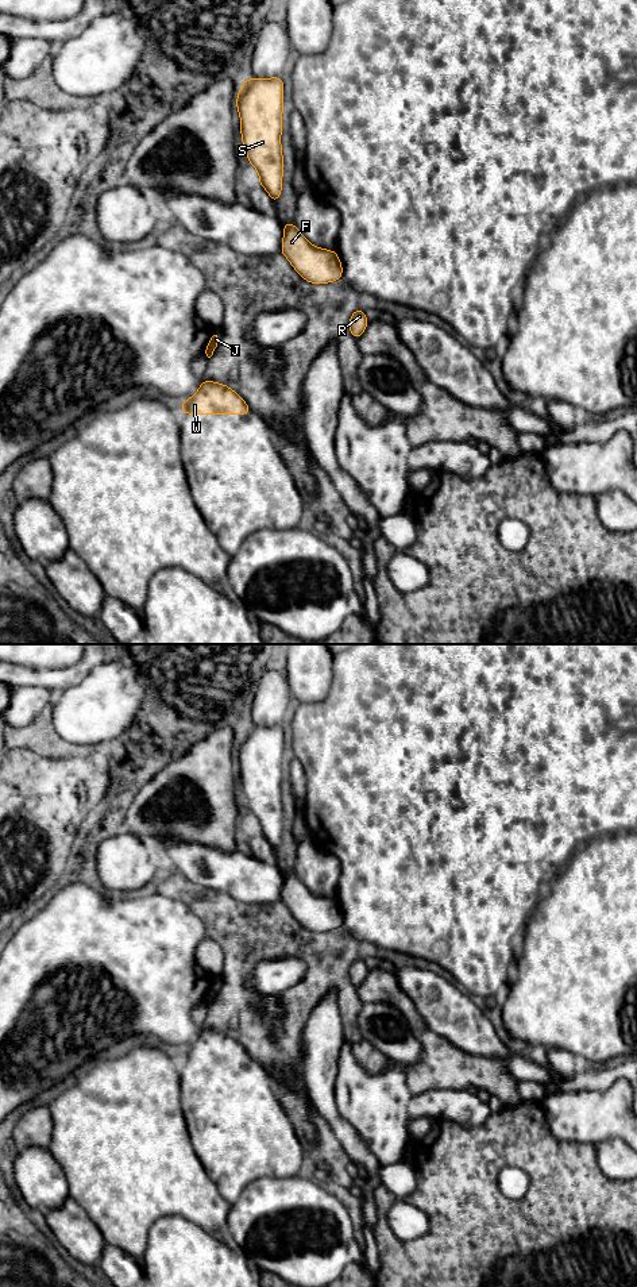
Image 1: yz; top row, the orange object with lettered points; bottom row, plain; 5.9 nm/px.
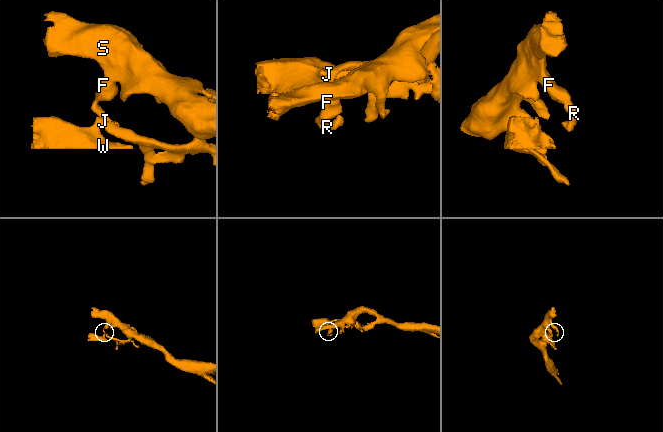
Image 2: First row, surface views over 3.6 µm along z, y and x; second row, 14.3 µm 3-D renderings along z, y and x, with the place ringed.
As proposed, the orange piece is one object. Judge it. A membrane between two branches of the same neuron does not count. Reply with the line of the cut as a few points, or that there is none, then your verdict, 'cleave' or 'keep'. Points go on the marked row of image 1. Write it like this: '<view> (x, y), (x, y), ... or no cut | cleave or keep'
yz (213, 350), (205, 353) | cleave

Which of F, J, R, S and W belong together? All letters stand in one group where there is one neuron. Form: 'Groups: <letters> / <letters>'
Groups: F R S / J W

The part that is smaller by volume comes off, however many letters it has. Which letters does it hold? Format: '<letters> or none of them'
J, W

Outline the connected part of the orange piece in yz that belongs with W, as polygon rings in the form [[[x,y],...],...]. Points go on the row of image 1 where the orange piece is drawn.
[[[201,381],[197,393],[181,404],[179,412],[188,415],[248,415],[252,409],[229,386]]]

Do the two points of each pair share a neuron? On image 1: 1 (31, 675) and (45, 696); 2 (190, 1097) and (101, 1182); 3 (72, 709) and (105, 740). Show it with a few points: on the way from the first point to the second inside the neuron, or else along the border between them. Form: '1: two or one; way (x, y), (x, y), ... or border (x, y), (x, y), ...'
1: two; border (14, 685), (39, 685), (53, 692)
2: two; border (178, 1074), (180, 1105), (189, 1136)
3: one; way (80, 716), (97, 732)

